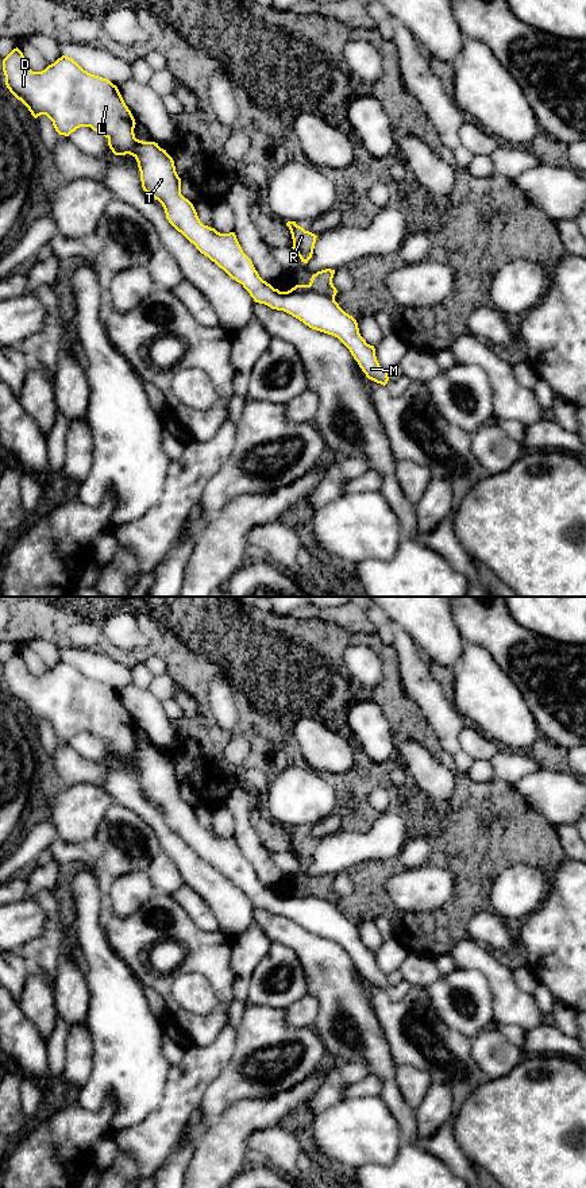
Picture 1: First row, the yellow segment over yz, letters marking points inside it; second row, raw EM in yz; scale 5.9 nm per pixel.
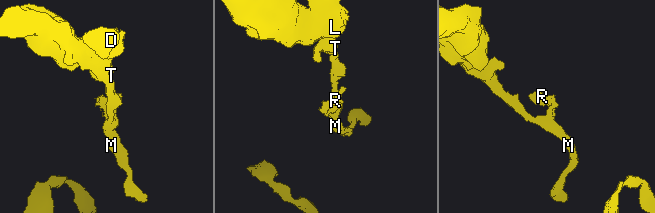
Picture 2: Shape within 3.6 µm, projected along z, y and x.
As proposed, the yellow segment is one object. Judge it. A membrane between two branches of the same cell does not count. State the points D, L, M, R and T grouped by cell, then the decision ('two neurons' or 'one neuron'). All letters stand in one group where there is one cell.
groups D L M T / R; two neurons

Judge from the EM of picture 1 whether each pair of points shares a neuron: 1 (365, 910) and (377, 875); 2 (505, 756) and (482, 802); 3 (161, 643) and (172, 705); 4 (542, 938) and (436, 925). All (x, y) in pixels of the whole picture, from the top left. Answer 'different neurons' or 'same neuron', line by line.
1: same neuron
2: different neurons
3: different neurons
4: different neurons

